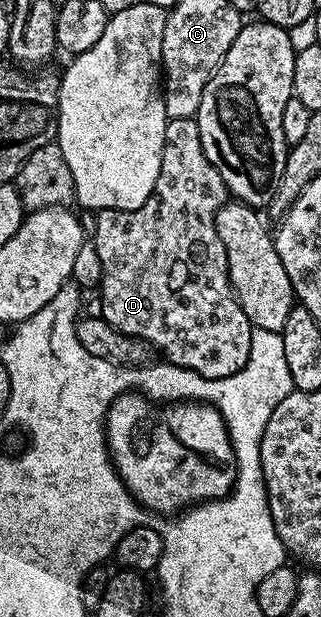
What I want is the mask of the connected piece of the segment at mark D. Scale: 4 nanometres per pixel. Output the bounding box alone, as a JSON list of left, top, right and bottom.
[93,118,252,379]

